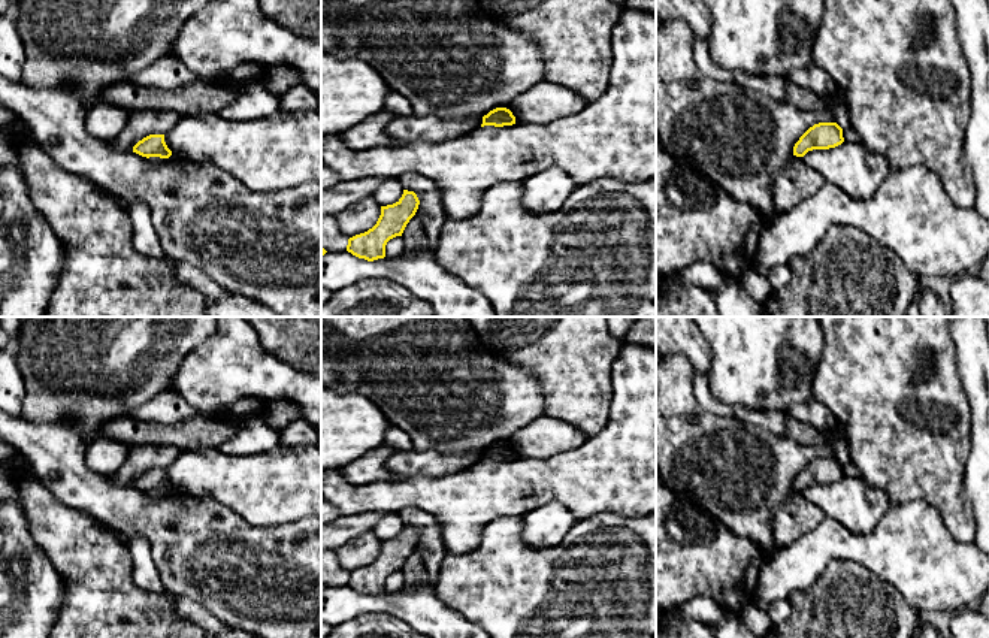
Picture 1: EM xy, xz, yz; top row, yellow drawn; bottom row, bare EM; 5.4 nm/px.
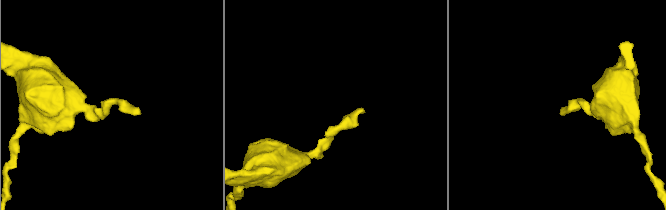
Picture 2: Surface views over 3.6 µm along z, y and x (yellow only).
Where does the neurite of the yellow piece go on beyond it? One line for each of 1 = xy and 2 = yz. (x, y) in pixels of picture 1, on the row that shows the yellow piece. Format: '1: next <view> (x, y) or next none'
1: next none
2: next none

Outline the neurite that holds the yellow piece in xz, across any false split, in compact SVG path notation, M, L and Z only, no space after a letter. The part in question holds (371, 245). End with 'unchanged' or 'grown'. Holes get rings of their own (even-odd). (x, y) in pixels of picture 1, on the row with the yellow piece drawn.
M403 190L402 197L396 203L381 206L381 215L372 229L348 239L347 251L368 261L384 258L387 242L402 236L418 205L417 194Z; unchanged

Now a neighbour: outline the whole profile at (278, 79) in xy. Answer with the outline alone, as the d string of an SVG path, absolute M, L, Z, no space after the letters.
M272 67L260 78L261 84L276 96L300 84L300 75L293 67Z

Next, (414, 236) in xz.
M415 212L415 215L406 224L402 238L403 247L409 251L427 247L429 239L418 217L418 212Z

